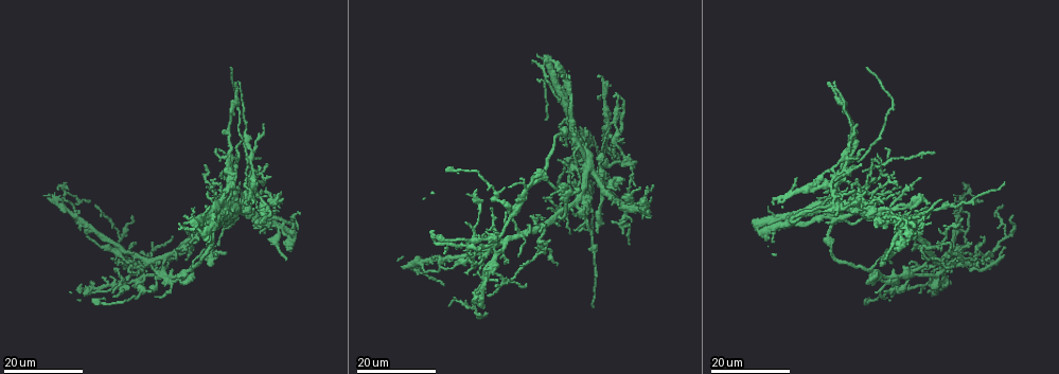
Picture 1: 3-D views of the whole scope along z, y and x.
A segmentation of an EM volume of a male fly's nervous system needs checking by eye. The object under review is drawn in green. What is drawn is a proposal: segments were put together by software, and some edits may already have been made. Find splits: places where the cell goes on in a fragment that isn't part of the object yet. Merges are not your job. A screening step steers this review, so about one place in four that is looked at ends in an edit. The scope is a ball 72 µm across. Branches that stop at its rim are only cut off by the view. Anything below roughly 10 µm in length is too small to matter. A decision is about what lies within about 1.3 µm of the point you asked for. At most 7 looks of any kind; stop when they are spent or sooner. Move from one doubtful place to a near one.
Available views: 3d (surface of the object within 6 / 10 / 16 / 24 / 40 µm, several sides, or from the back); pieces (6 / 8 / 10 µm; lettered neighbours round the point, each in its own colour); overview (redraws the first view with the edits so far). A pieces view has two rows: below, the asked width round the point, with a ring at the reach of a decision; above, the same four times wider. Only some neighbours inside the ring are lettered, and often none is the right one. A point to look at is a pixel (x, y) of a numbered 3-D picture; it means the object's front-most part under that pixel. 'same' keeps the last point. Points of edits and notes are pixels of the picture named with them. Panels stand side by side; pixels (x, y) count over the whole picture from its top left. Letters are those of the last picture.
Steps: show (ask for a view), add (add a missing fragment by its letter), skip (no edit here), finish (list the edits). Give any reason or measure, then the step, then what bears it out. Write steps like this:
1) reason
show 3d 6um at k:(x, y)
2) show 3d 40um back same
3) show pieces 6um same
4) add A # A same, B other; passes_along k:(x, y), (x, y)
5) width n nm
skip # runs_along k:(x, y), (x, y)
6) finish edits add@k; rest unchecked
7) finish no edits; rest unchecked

an open end
show 3d 16um at 1:(570, 211)

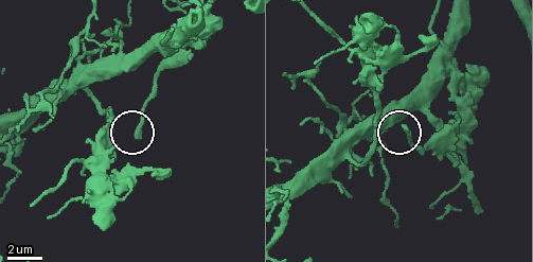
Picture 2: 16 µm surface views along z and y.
show pieces 6um at 2:(402, 125)

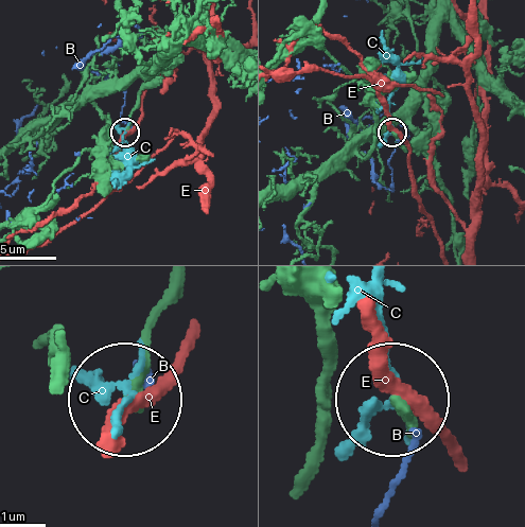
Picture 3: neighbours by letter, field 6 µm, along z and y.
skip # B other, C other, E other; runs_along 3:(175, 299), (125, 399); no lettered fragment goes on from it

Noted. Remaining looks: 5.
an open end
show 3d 16um at 1:(545, 199)

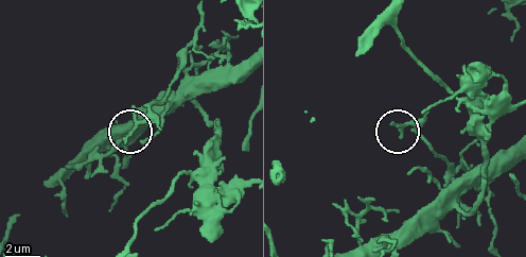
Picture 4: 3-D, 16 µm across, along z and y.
show 3d 6um at 4:(391, 121)

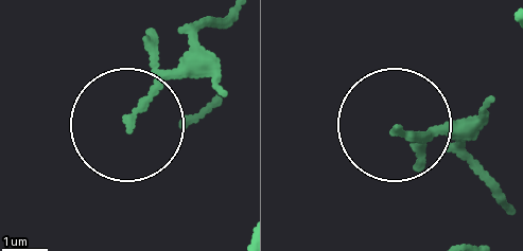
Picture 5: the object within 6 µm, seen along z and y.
see the neighbours
show pieces 6um at 5:(399, 128)

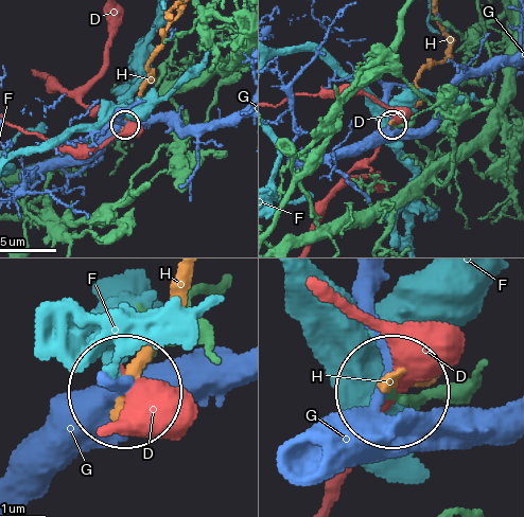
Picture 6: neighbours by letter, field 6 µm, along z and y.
skip # D other, F other, G other, H other; runs_along 6:(437, 399), (391, 388); no lettered fragment goes on from it

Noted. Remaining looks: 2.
show 3d 24um at 1:(223, 132)

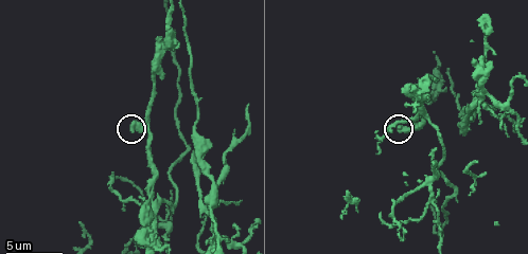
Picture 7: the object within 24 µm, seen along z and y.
show pieces 8um at 7:(398, 128)

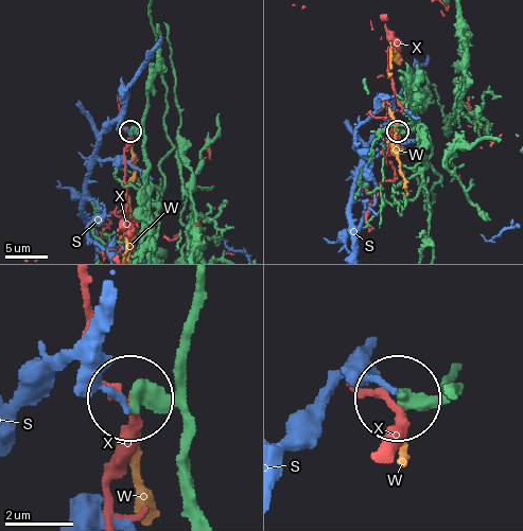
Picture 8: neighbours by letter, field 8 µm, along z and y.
width 460 nm
skip # S other, W other, X other; none of them fits

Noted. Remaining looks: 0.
finish no edits; rest unchecked

